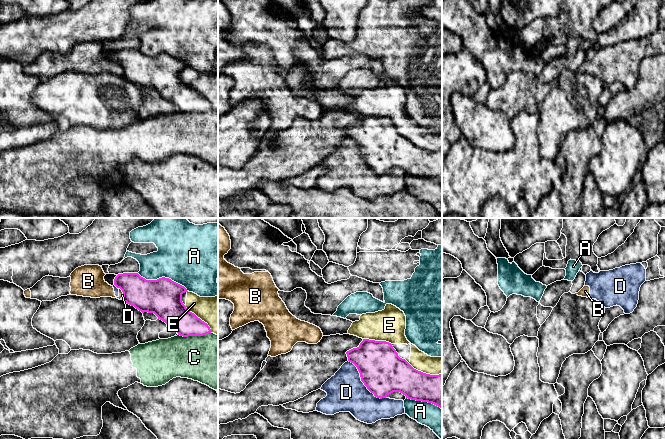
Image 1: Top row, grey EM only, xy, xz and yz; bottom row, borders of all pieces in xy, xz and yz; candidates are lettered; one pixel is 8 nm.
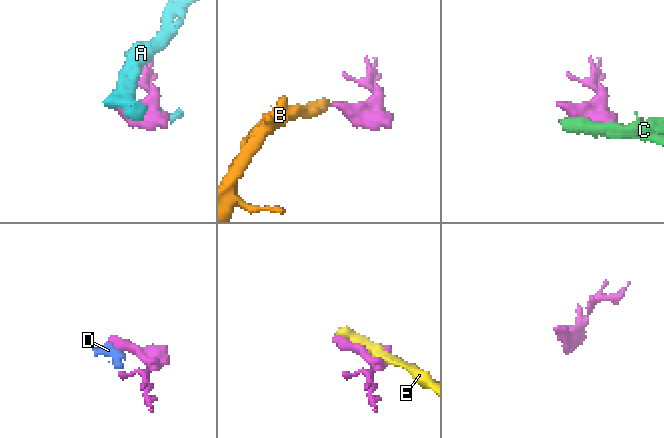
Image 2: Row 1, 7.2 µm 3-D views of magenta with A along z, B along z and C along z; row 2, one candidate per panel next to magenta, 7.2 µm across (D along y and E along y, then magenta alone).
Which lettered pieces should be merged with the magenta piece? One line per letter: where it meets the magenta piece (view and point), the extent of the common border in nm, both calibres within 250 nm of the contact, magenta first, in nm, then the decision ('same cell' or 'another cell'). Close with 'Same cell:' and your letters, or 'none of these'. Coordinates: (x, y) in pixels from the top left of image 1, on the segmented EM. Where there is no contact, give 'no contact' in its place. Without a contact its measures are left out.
A: xy (163, 277) | 440 nm | 300/460 nm | another cell
B: xy (122, 291) | 80 nm | 260/200 nm | another cell
C: xy (194, 335) | 260 nm | 200/400 nm | another cell
D: xz (363, 382) | 440 nm | 360/300 nm | another cell
E: xz (425, 373) | 280 nm | 280/150 nm | another cell
Same cell: none of these

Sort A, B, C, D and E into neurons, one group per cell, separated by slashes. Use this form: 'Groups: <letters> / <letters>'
Groups: A / B D / C / E

